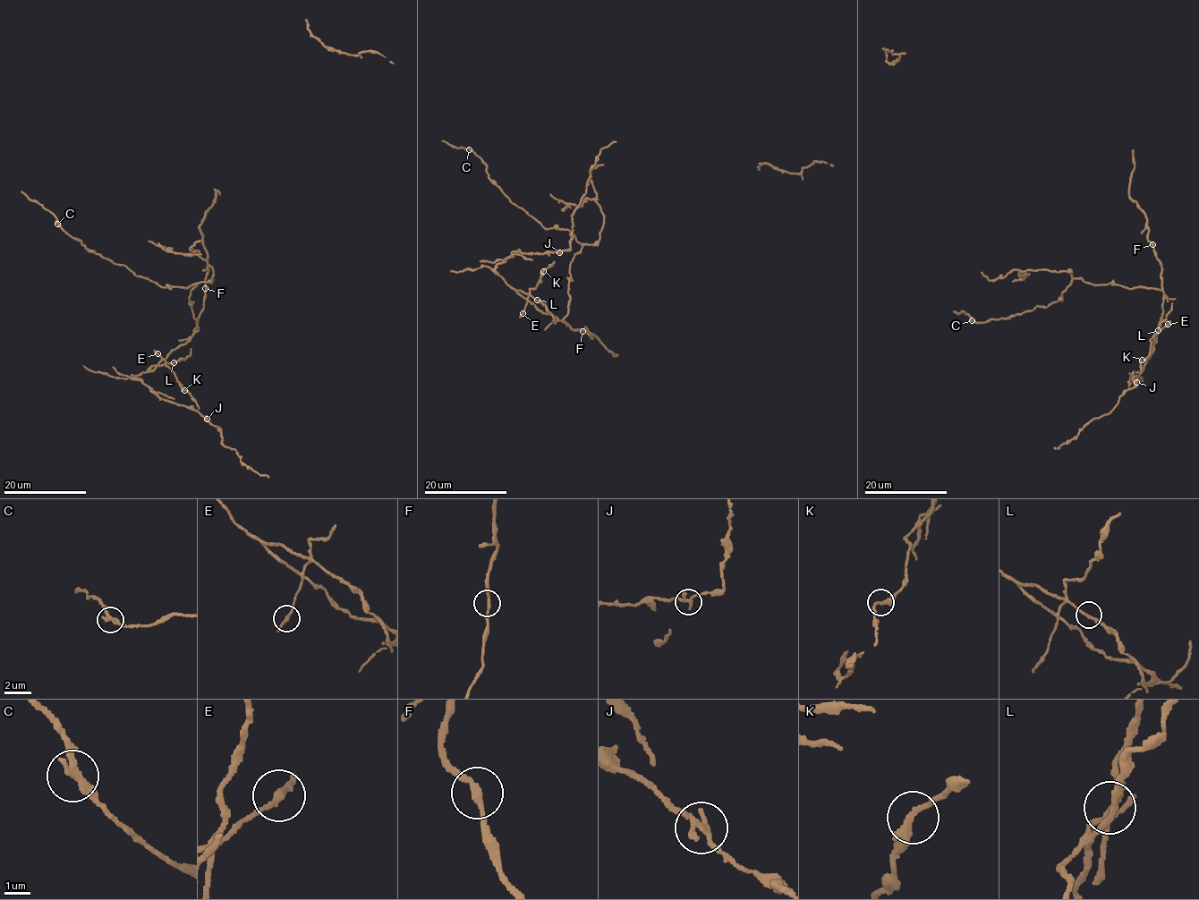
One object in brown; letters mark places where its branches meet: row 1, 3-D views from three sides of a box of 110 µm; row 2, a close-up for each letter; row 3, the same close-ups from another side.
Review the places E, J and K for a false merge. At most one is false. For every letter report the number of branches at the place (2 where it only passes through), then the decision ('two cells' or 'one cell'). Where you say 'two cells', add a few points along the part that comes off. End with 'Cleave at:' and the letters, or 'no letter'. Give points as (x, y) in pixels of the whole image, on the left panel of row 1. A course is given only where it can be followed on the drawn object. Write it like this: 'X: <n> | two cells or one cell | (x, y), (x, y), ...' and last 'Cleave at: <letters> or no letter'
E: 2 | one cell
J: 2 | two cells | (206, 418), (131, 377), (198, 330), (188, 297), (196, 284), (161, 287), (136, 275), (71, 236), (21, 191)
K: 2 | one cell
Cleave at: J

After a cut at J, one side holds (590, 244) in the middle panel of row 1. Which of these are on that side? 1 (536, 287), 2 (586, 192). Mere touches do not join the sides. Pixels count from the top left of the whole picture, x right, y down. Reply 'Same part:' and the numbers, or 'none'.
Same part: none

